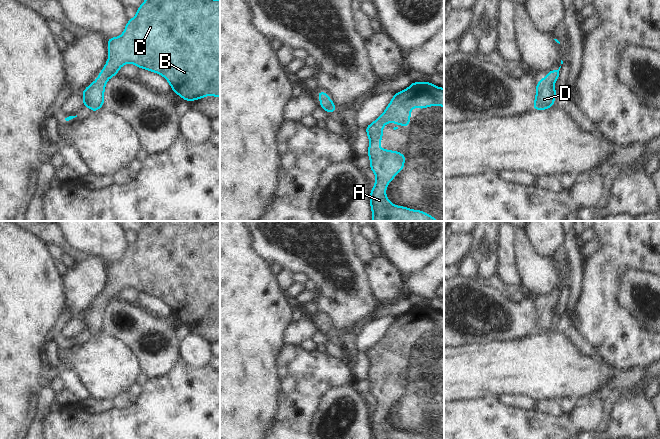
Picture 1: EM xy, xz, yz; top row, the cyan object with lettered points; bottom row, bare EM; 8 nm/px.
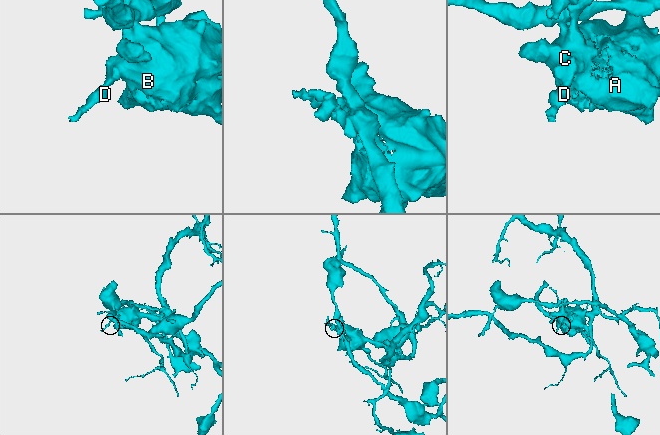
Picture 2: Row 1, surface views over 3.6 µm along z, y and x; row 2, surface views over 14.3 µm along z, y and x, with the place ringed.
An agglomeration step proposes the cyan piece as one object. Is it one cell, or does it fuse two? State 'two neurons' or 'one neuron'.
one neuron

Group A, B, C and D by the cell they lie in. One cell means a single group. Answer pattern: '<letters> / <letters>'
A B C D

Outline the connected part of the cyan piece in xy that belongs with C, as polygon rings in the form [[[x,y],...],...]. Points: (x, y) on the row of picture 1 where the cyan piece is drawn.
[[[145,0],[136,16],[128,20],[122,35],[107,39],[108,60],[97,80],[82,92],[82,107],[87,106],[92,112],[103,107],[106,82],[127,63],[160,74],[169,82],[172,91],[188,102],[207,95],[220,97],[220,0]]]

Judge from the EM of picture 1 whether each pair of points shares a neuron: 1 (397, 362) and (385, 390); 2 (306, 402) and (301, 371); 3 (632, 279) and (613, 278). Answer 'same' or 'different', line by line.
1: same
2: same
3: different

